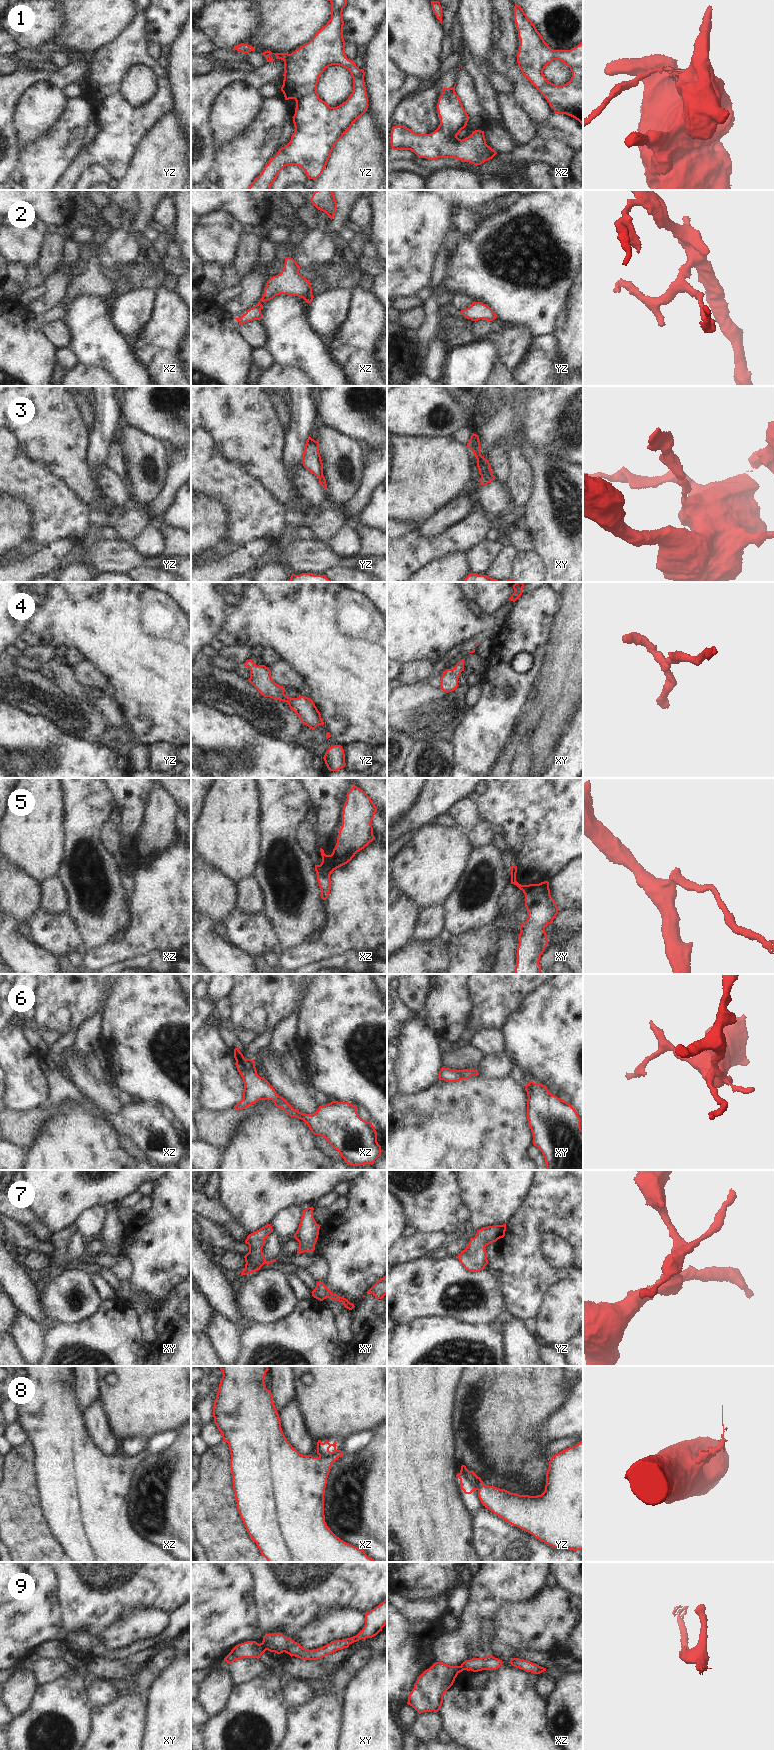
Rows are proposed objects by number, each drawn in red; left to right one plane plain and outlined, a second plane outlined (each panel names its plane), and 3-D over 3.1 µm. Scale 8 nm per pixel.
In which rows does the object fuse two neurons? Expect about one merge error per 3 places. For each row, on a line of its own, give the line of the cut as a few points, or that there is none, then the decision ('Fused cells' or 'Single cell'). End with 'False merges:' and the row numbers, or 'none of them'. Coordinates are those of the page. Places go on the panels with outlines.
1: Split along yz (290, 54), (285, 71). Fused cells
2: No split. Single cell
3: No split. Single cell
4: No split. Single cell
5: Split along xz (334, 848), (335, 855), (338, 858), (352, 857). Fused cells
6: No split. Single cell
7: No split. Single cell
8: Split along xz (319, 1455), (338, 1457). Fused cells
9: Split along xy (261, 1643), (266, 1649). Fused cells
False merges: 1, 5, 8, 9

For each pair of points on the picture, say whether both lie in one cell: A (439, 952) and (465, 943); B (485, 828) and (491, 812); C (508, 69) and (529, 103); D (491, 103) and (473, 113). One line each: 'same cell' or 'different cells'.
A: different cells
B: different cells
C: same cell
D: different cells

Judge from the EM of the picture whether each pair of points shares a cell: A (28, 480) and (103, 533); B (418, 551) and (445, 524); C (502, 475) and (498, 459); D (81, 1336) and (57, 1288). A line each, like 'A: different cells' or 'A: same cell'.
A: same cell
B: different cells
C: same cell
D: different cells

